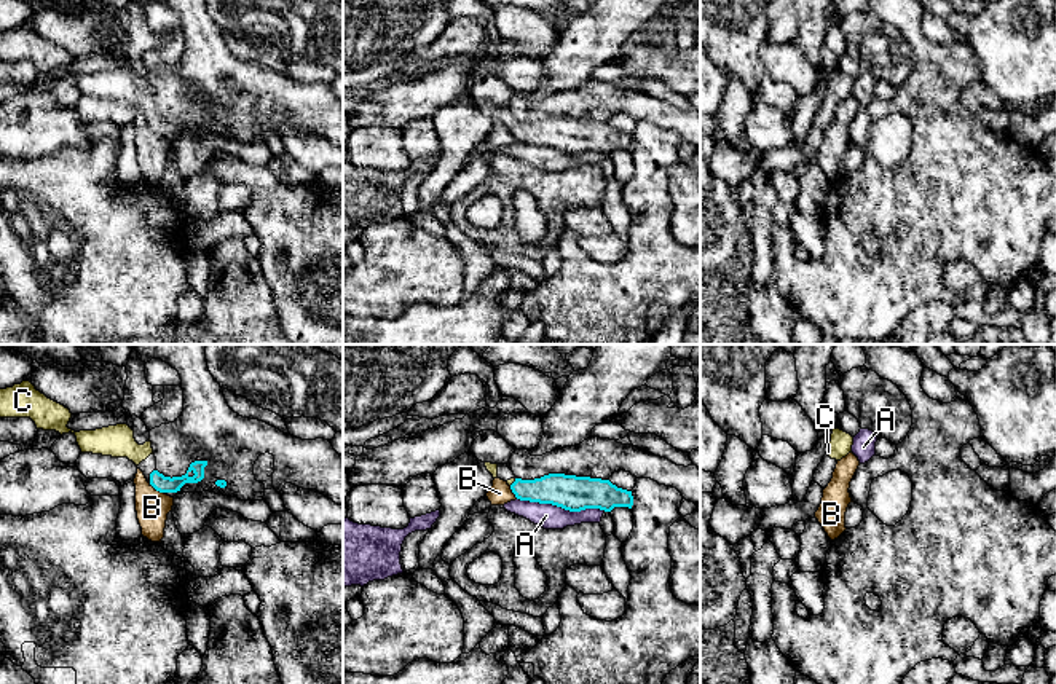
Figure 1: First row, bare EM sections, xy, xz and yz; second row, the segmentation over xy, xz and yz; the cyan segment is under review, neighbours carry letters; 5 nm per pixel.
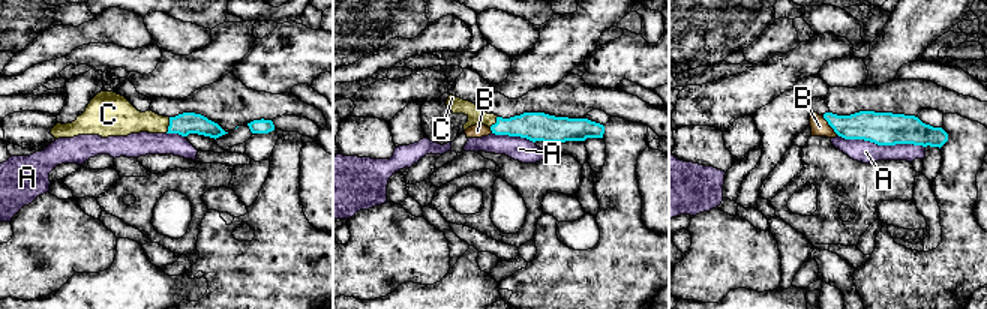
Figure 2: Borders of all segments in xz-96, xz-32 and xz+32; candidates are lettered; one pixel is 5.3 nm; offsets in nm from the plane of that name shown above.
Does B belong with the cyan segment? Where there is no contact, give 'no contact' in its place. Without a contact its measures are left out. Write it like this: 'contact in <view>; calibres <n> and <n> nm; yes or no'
contact in xy; calibres 90 and 170 nm; no

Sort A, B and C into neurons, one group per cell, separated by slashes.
A / B / C

